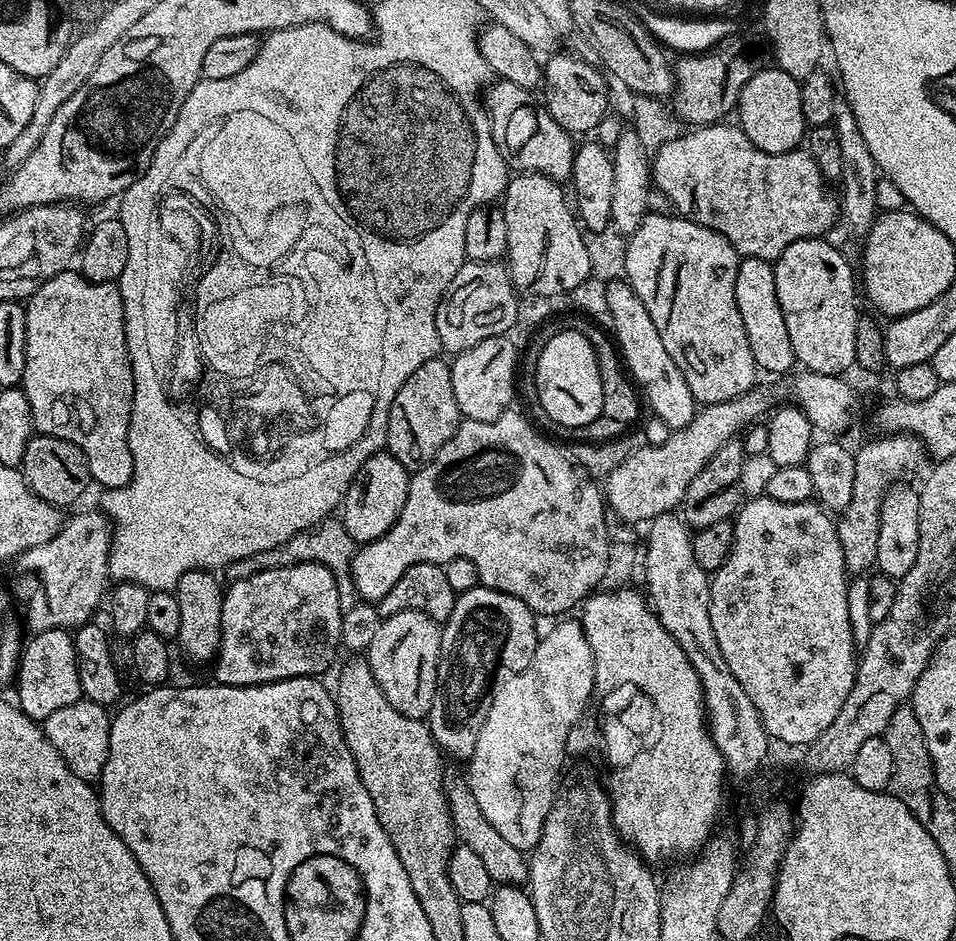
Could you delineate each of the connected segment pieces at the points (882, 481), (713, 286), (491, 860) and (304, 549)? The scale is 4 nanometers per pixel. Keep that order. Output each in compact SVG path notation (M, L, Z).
M884 434L881 440L872 440L864 444L860 449L855 449L854 455L854 491L850 494L850 504L846 510L839 513L836 520L838 530L838 542L842 542L844 551L844 567L852 574L864 574L876 563L876 547L878 546L878 526L880 525L880 501L884 493L893 487L903 476L908 476L920 464L920 459L925 459L924 445L911 434Z
M655 212L645 216L644 221L638 226L638 230L634 230L627 237L624 245L624 276L634 290L634 294L638 294L638 298L642 298L642 306L646 306L650 319L654 321L654 326L658 326L658 334L662 337L662 346L666 346L666 354L670 354L670 358L674 358L676 365L683 370L686 382L690 386L690 394L694 394L697 405L726 402L753 391L757 387L758 369L754 362L754 354L750 354L750 342L746 342L746 326L742 326L742 314L738 314L738 302L734 298L734 278L738 278L741 257L736 255L734 246L730 246L730 242L726 242L726 238L722 238L722 234L718 234L698 222L687 220L685 216L679 214L663 216L662 213Z
M449 771L444 778L444 793L448 799L448 813L452 819L452 824L456 828L459 843L470 846L478 858L482 858L482 863L486 865L486 871L490 878L497 884L523 885L528 878L528 860L521 849L510 846L494 826L490 826L490 821L486 814L482 814L482 809L474 798L474 794L468 785L467 775Z
M329 518L317 523L314 527L308 528L288 539L286 543L264 550L261 553L252 554L250 558L238 559L236 562L228 563L221 569L221 579L227 584L245 580L262 570L285 568L286 565L296 564L320 564L326 566L335 576L338 582L339 606L341 609L352 609L358 602L351 576L352 559L355 556L356 543L350 538L343 521L338 518Z

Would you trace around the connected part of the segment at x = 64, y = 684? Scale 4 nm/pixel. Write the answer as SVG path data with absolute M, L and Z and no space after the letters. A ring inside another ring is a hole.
M66 628L42 630L35 633L31 639L29 644L27 641L23 645L20 653L20 667L14 677L14 700L20 711L26 713L30 719L43 722L50 718L50 714L54 714L54 710L62 710L62 706L70 706L82 698L76 661L76 641L73 633Z

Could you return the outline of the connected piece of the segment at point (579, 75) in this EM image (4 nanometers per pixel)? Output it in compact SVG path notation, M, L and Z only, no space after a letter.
M559 52L549 55L547 57L548 64L546 60L543 65L542 89L544 88L544 96L542 95L542 103L548 109L550 118L554 118L554 122L558 122L558 126L562 126L569 134L595 133L598 122L602 122L602 118L609 115L610 112L610 108L608 108L609 81L595 63L587 64L580 56Z

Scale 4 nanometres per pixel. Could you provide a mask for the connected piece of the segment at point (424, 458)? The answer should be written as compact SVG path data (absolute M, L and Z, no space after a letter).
M437 358L430 362L422 362L414 374L402 382L398 394L388 411L388 442L387 452L402 466L415 470L426 466L450 442L460 425L462 417L458 410L458 402L454 398L454 382L449 361Z

